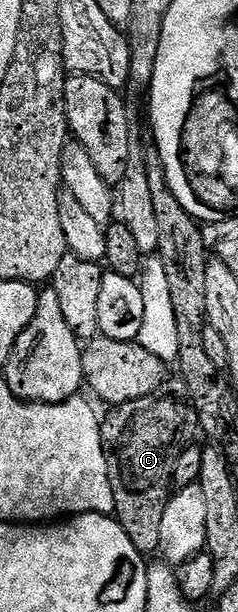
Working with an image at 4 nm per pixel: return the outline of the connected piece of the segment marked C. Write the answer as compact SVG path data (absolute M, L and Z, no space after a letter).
M173 376L161 385L155 392L151 392L147 396L143 396L139 400L131 400L122 406L114 406L108 411L109 415L104 415L101 424L101 443L103 444L103 452L107 456L107 476L111 484L111 492L115 496L115 508L113 514L115 515L118 524L123 528L123 532L127 532L128 538L131 539L131 544L135 544L137 551L146 556L153 556L160 551L159 532L163 525L163 512L167 508L171 497L171 487L173 486L173 469L175 468L175 460L179 455L185 451L186 446L194 441L193 437L198 437L199 427L197 425L197 413L193 407L191 400L191 392L187 392L187 384L182 382L180 377Z

